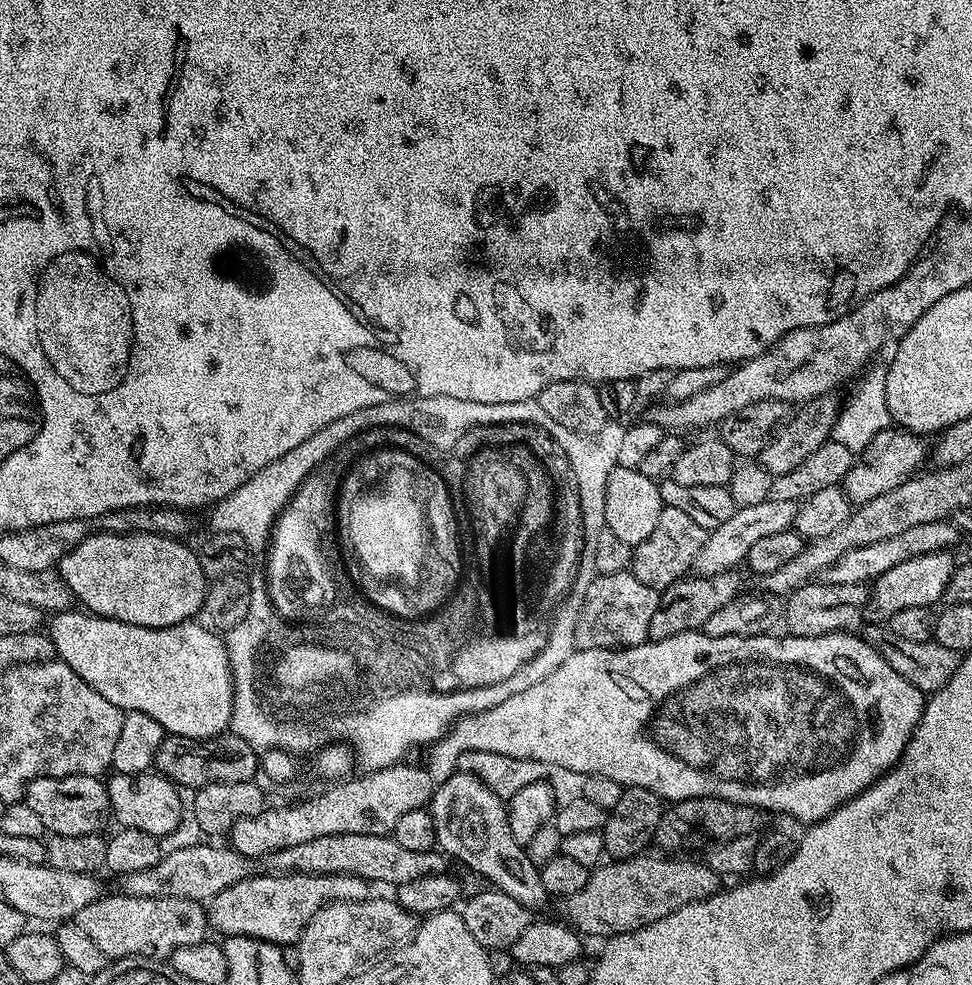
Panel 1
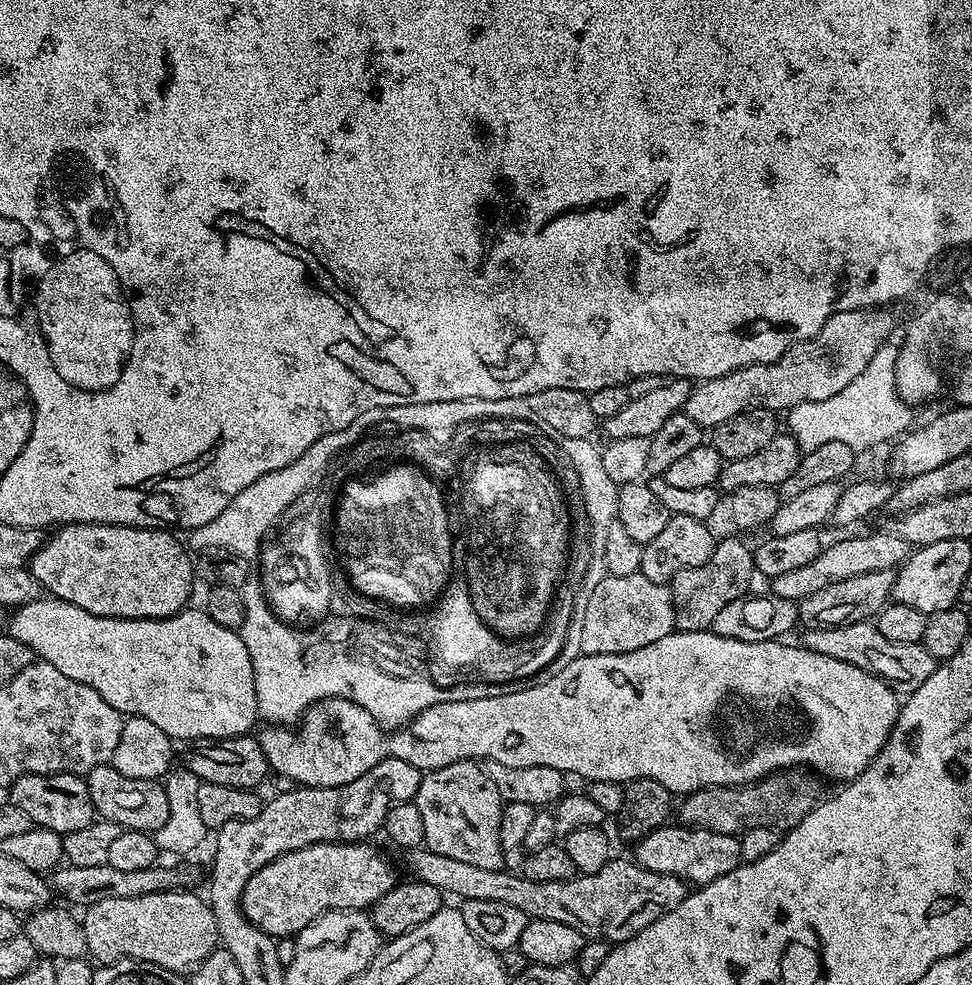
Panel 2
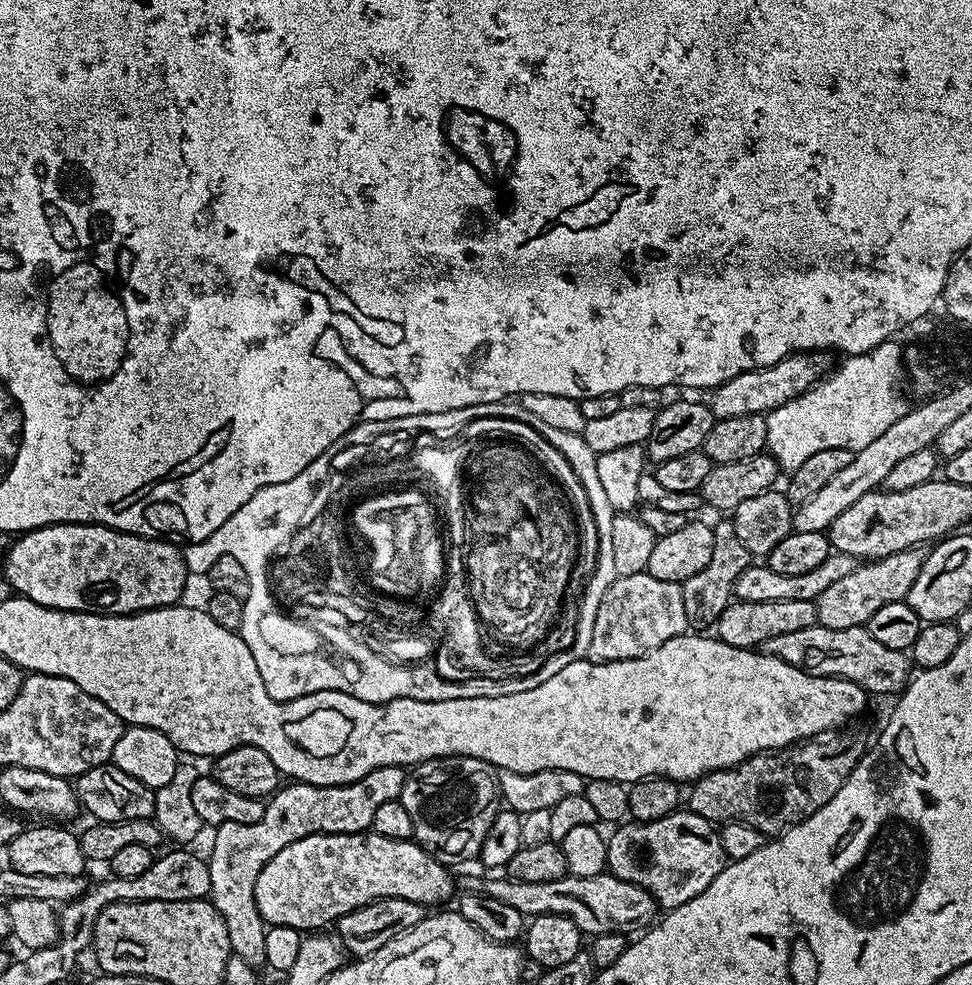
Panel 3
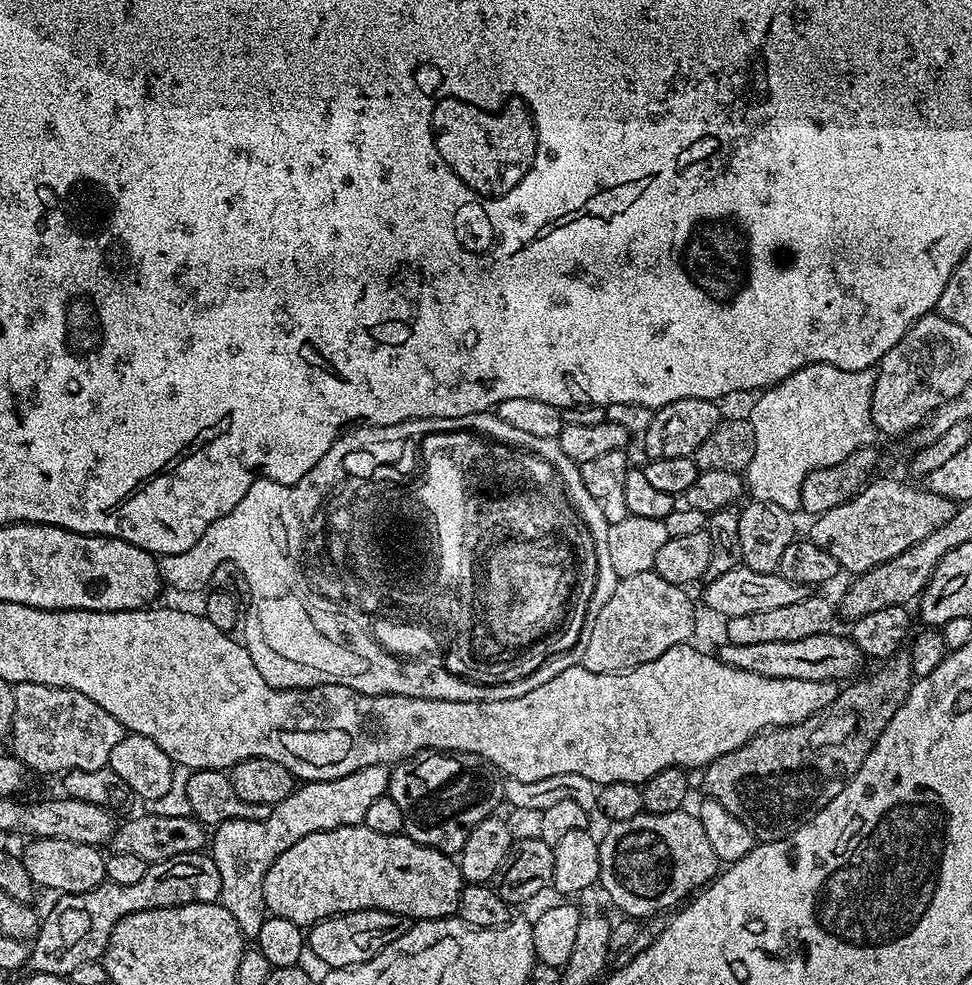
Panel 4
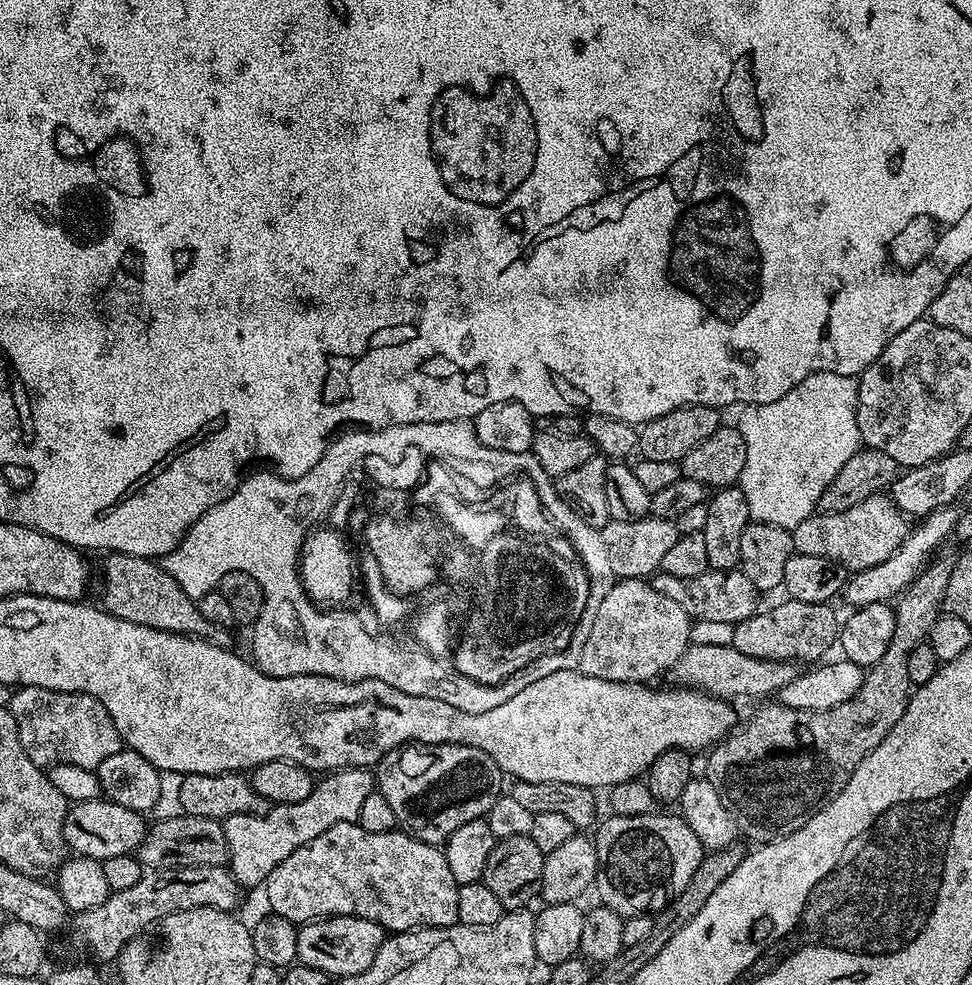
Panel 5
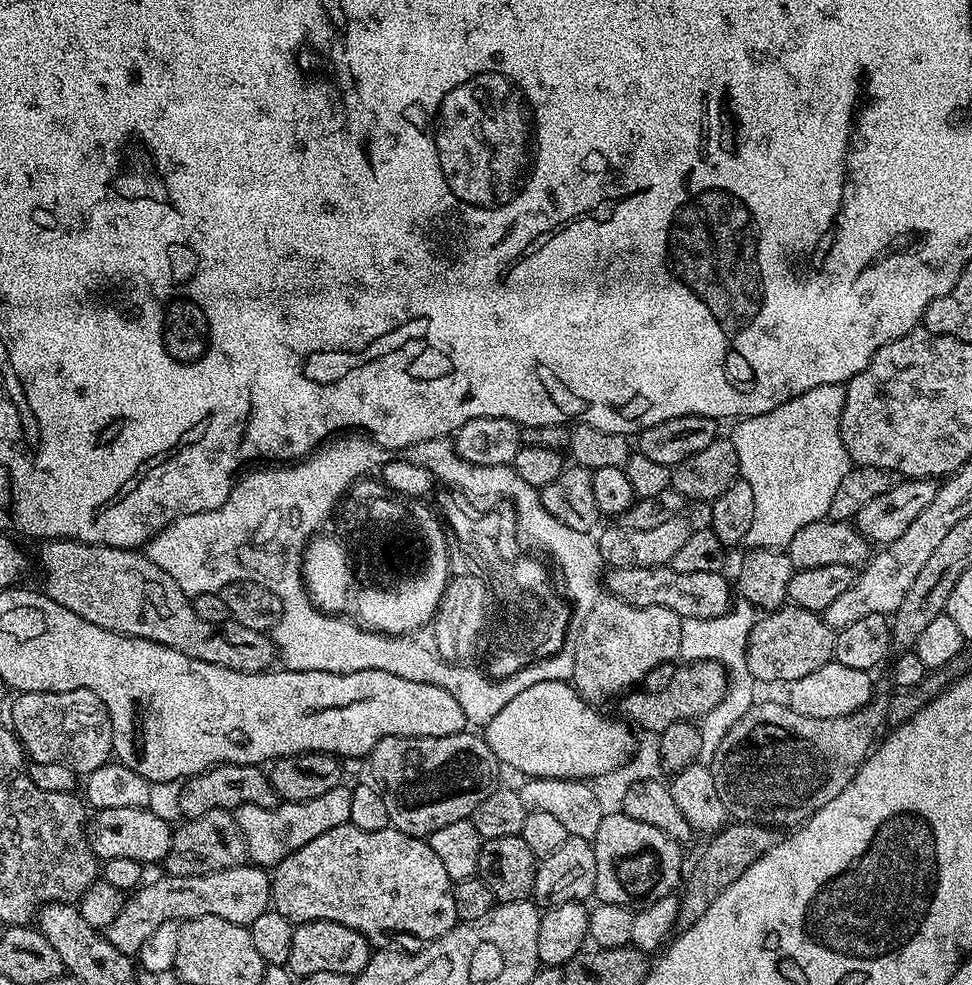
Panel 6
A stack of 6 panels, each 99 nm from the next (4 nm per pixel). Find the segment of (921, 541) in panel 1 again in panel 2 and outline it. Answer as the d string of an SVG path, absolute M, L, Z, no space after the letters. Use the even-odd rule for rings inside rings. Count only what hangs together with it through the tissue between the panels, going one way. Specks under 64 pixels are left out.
M899 531L868 532L865 536L848 536L845 540L836 540L833 544L825 543L818 558L806 566L789 570L786 574L771 577L771 595L797 602L810 598L825 586L834 586L834 582L843 582L845 578L854 578L858 574L871 574L873 570L896 570L908 559L910 545L901 538Z

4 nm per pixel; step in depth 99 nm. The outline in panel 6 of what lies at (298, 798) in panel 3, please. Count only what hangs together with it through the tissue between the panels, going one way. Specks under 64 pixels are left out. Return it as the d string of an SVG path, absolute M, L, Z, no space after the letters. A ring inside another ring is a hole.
M341 786L326 790L326 794L318 794L318 798L281 802L276 808L253 804L238 806L234 809L234 815L238 830L248 847L248 860L265 870L271 870L290 854L294 854L294 850L306 846L306 842L314 842L318 834L326 834L326 830L334 830L334 826L347 824L351 793L351 787Z

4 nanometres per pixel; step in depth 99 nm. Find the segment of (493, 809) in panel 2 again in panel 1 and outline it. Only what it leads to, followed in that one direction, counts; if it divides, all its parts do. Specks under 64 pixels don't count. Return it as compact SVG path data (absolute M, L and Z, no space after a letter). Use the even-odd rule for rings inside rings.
M453 771L446 782L442 782L432 791L432 799L426 805L428 813L432 815L432 825L436 835L436 848L445 856L465 864L472 872L477 872L484 880L489 880L491 887L502 894L510 894L514 902L522 902L522 906L529 910L535 909L535 904L549 903L550 897L546 886L542 886L540 869L524 853L524 845L519 844L510 834L510 822L505 801L494 790L490 790L474 774L469 772Z

